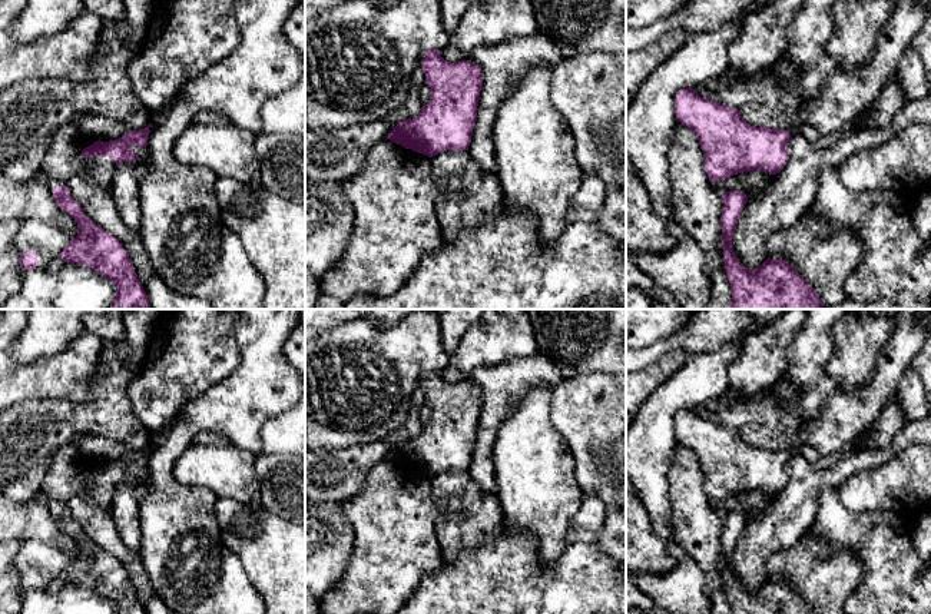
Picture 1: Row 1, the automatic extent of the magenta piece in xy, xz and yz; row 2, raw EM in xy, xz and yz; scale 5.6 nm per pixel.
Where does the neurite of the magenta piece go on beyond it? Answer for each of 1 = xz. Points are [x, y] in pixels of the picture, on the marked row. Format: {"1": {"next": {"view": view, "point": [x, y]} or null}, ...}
{"1": {"next": null}}

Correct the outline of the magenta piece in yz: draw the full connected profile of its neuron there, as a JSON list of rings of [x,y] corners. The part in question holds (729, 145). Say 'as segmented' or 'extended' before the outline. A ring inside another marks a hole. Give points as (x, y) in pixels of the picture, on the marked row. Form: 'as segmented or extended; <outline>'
as segmented; [[[690,87],[675,94],[675,113],[676,120],[696,135],[705,157],[705,172],[710,182],[720,182],[751,170],[776,175],[789,159],[786,150],[789,130],[751,126],[736,109],[700,97]]]

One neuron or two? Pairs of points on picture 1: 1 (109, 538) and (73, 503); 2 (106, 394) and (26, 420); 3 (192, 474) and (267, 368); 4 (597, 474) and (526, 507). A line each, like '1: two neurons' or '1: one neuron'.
1: one neuron
2: one neuron
3: two neurons
4: two neurons

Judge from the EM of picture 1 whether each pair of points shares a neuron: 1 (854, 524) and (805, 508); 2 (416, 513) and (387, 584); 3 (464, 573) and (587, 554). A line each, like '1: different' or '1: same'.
1: different
2: same
3: same

